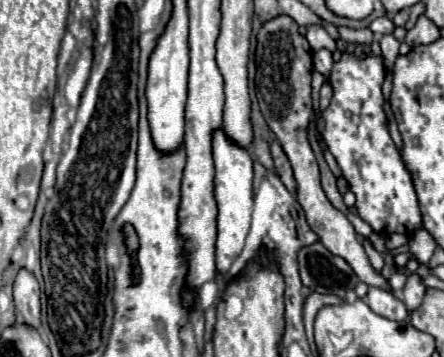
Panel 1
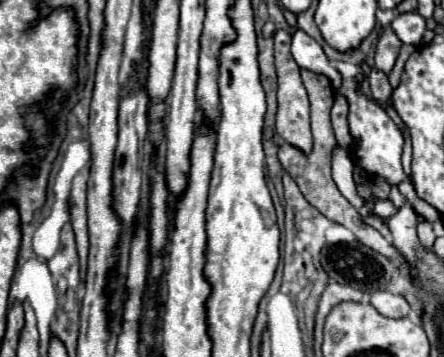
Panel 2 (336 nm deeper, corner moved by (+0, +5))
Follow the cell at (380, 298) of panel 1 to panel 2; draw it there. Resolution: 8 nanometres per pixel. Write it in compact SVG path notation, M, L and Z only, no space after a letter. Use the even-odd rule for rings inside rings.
M376 291L376 293L372 293L370 303L384 317L406 317L410 313L410 305L406 303L406 299L400 297L400 295L394 295L390 291Z

